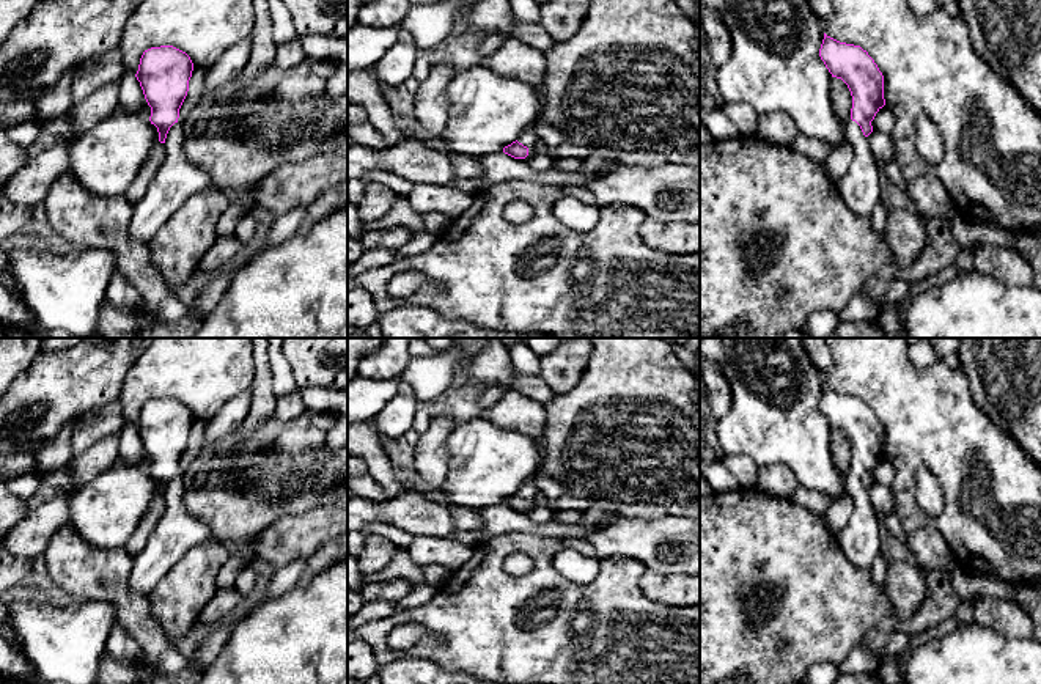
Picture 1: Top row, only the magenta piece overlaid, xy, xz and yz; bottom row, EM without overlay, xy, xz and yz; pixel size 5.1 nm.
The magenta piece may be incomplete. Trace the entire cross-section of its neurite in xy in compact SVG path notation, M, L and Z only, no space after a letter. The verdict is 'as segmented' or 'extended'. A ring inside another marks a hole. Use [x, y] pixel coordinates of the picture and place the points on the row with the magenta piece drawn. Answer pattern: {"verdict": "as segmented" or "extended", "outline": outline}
{"verdict": "extended", "outline": "M173 46L151 47L145 50L140 58L135 77L140 82L148 105L151 107L149 121L157 127L159 142L165 146L165 159L145 197L134 206L134 214L129 223L129 237L138 245L146 245L189 197L212 186L211 176L187 160L184 154L184 124L178 121L179 108L189 91L192 71L193 63L190 57Z"}

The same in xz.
{"verdict": "extended", "outline": "M525 131L520 137L511 145L503 148L503 153L514 159L525 159L528 156L528 149L535 148L539 138L533 131Z"}

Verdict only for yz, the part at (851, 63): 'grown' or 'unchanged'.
grown

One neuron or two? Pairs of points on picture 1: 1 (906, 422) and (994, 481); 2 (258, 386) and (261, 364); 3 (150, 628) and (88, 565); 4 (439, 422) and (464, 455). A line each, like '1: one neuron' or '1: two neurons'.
1: one neuron
2: one neuron
3: one neuron
4: two neurons

